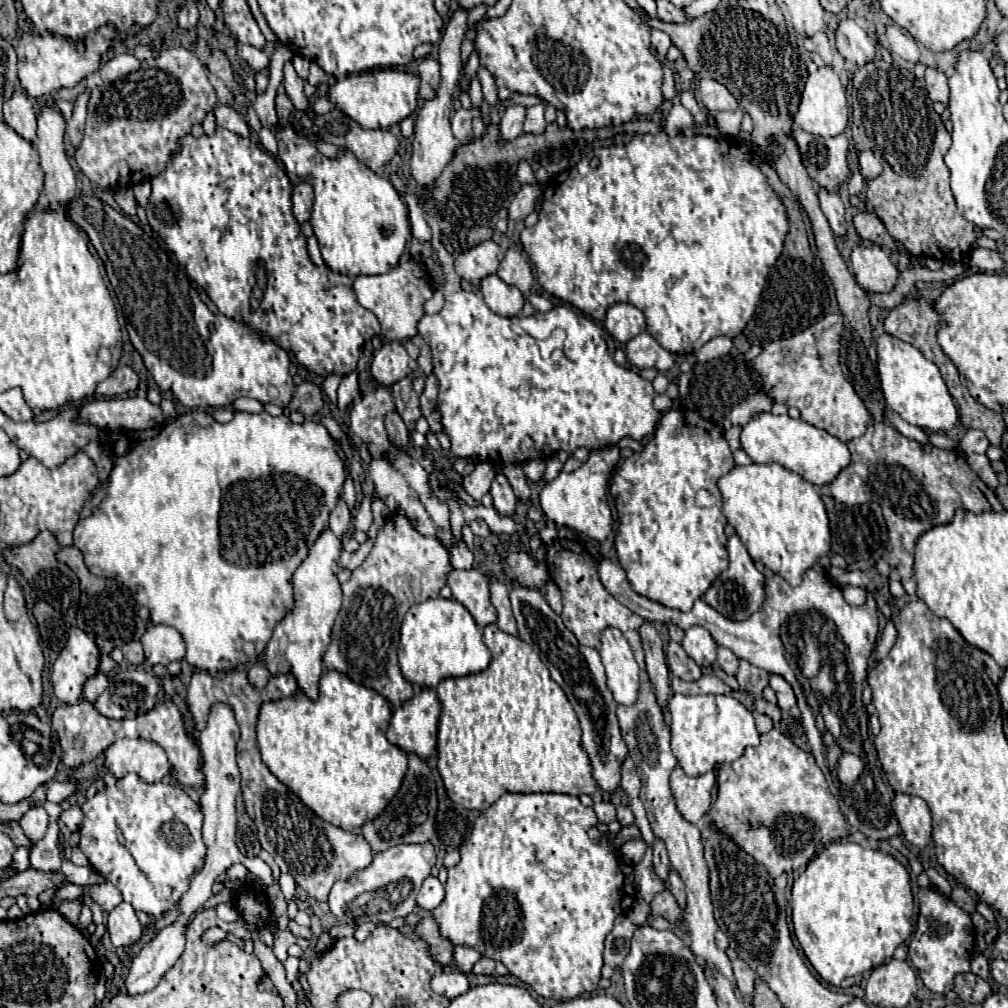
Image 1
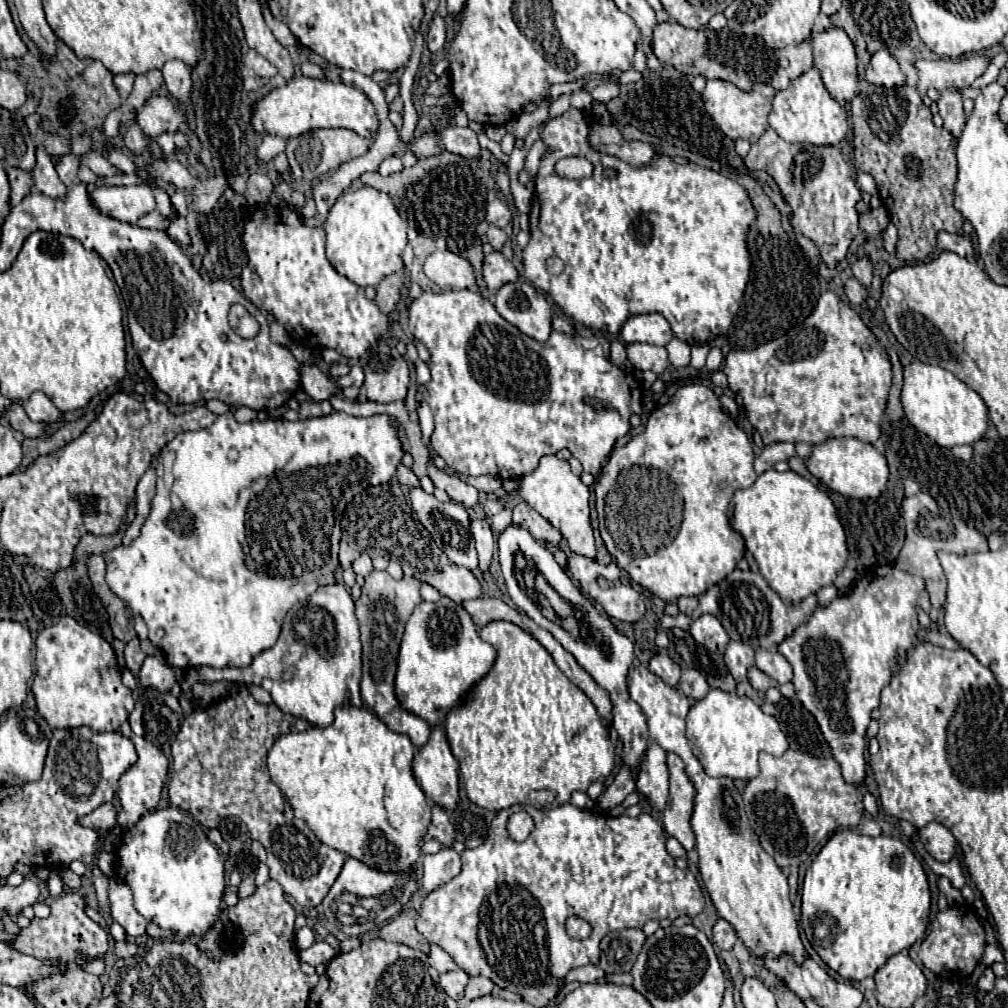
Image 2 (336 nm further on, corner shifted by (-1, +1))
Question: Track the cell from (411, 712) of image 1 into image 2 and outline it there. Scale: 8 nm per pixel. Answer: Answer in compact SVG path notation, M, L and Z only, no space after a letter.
M441 724L431 726L431 736L429 736L427 744L417 748L417 754L413 758L413 774L415 774L415 780L419 782L419 786L423 788L425 796L431 802L439 804L441 808L449 808L449 810L453 810L457 806L457 798L459 798L459 762L449 748L449 742L447 742L447 736L445 736L445 730L443 730Z

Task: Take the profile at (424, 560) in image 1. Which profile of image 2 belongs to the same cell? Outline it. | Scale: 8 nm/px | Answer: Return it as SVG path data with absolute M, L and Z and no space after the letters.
M373 570L371 574L365 576L365 584L361 586L361 598L355 602L355 614L357 614L357 620L359 620L359 626L361 626L361 644L363 644L363 678L361 678L361 698L363 702L367 704L367 708L371 712L375 712L393 732L401 732L401 734L407 734L411 738L411 742L415 746L423 746L429 738L429 724L407 712L397 696L395 696L395 672L397 672L397 656L399 656L399 644L401 644L401 636L403 636L403 630L405 630L405 622L409 620L413 608L421 602L421 594L419 594L419 588L421 588L421 582L415 580L415 578L407 578L403 576L401 580L395 580L391 578L387 572L383 570Z

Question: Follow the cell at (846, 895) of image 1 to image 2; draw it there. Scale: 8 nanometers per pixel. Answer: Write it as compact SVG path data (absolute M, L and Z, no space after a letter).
M851 830L835 832L821 848L805 874L801 900L801 924L807 940L831 970L851 982L861 982L863 978L873 976L887 958L907 950L915 940L925 938L931 908L927 876L909 846L897 838L869 838Z

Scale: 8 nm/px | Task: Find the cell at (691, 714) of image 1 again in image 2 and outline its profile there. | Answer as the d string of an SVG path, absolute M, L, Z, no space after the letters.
M709 690L705 698L693 702L687 714L687 738L695 758L705 766L705 774L733 780L749 780L759 774L759 752L781 756L789 746L773 716L763 714L753 700L723 690Z

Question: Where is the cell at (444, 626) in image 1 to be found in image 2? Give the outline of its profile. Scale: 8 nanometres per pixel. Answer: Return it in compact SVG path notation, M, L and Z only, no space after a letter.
M443 596L439 602L421 602L405 624L397 658L395 694L401 706L431 726L443 724L447 712L463 700L467 690L481 680L495 662L495 648L479 638L467 610Z

